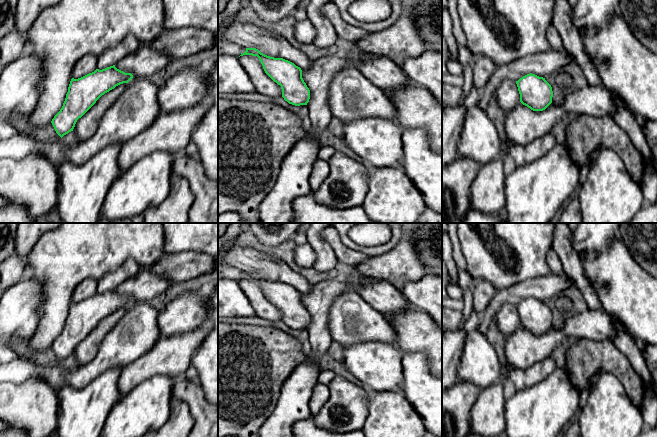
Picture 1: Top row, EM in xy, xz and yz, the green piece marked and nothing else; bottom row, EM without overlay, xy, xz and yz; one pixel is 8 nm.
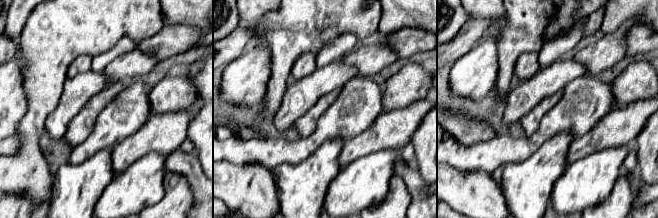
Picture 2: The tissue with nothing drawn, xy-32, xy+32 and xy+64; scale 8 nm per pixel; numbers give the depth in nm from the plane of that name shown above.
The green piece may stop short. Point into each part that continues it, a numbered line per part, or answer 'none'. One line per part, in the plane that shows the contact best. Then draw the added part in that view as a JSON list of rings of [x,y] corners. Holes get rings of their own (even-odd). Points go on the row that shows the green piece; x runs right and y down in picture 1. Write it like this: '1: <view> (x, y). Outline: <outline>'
none

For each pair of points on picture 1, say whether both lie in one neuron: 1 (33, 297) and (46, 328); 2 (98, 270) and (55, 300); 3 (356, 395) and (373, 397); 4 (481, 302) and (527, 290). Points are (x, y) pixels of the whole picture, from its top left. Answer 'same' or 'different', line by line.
1: different
2: same
3: different
4: different

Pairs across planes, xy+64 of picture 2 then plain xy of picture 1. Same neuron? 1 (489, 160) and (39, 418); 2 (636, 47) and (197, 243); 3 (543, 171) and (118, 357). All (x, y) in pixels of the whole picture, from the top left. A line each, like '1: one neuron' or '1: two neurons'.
1: two neurons
2: two neurons
3: two neurons

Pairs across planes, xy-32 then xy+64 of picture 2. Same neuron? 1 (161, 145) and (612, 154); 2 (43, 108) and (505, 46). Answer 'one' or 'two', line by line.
1: two
2: one

